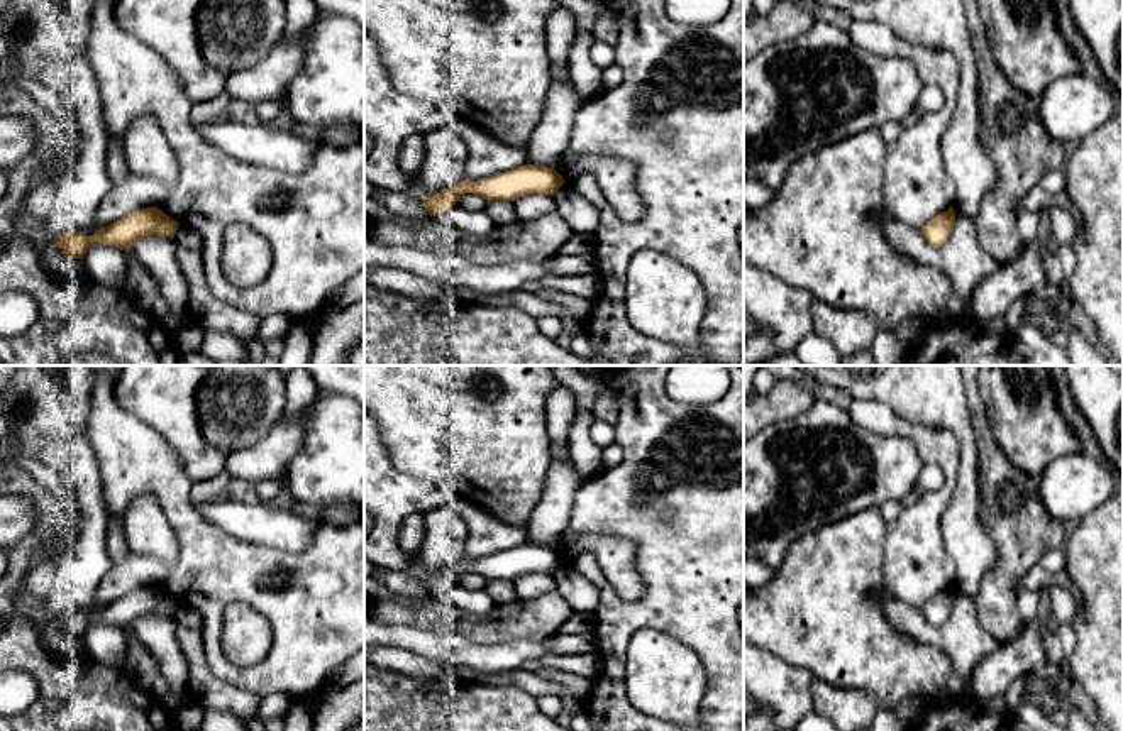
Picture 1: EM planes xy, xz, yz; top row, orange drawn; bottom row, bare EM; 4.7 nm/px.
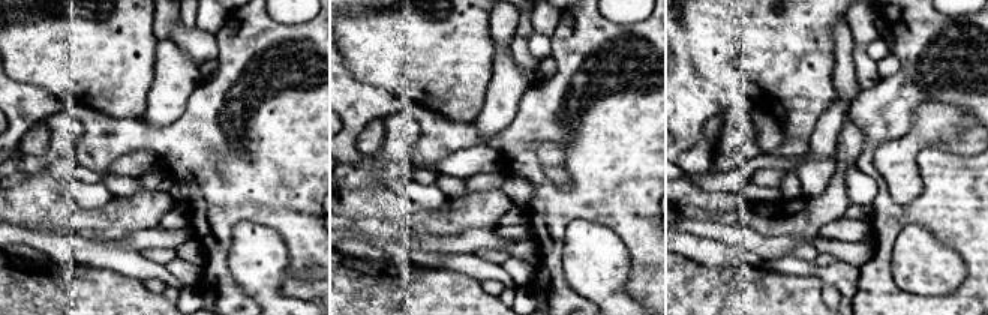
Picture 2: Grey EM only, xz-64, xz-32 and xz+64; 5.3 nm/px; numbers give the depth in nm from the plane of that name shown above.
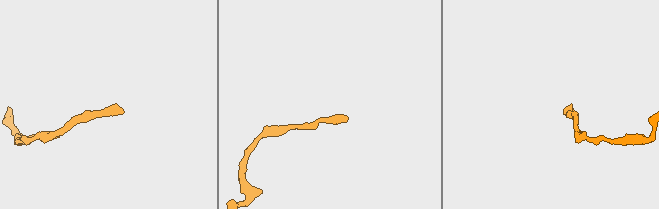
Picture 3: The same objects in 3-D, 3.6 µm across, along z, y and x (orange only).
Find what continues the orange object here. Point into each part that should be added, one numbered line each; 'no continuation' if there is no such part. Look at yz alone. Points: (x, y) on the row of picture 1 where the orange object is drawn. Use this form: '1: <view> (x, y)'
no continuation

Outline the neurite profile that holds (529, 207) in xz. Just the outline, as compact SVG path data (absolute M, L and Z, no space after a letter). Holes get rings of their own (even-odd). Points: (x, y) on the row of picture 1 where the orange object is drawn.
M537 193L520 196L513 203L518 220L535 220L540 215L557 210L557 205L552 196L537 195Z

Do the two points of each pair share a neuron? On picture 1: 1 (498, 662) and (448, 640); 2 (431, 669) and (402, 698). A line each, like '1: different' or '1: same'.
1: same
2: different

